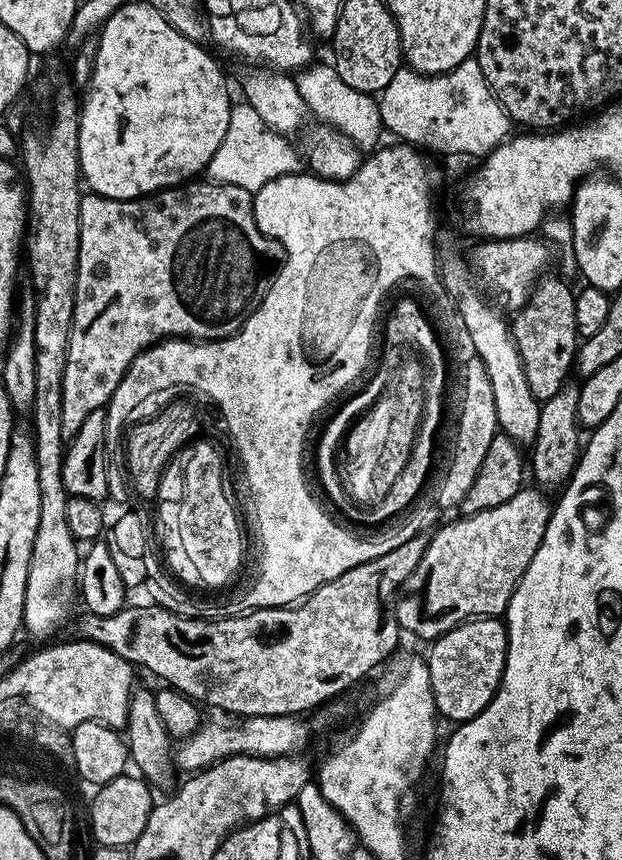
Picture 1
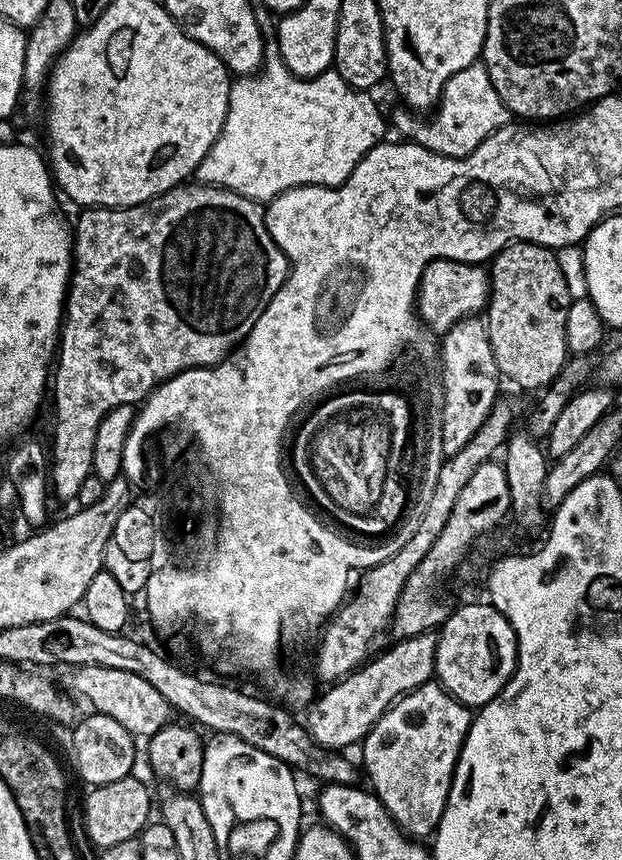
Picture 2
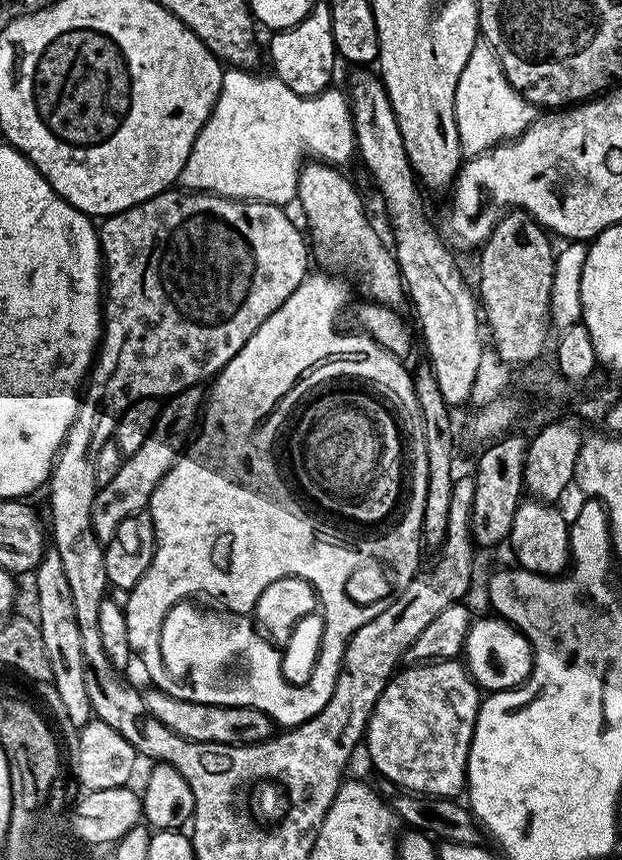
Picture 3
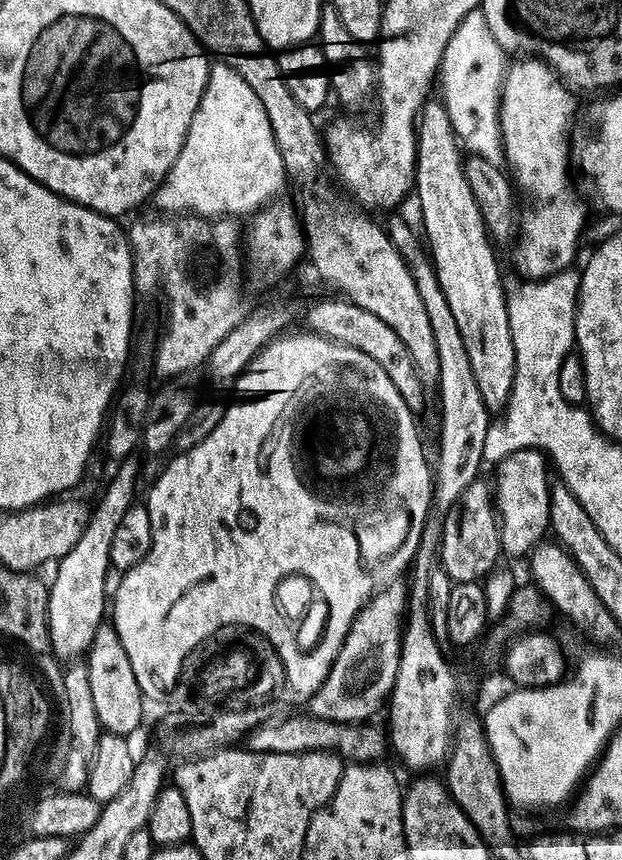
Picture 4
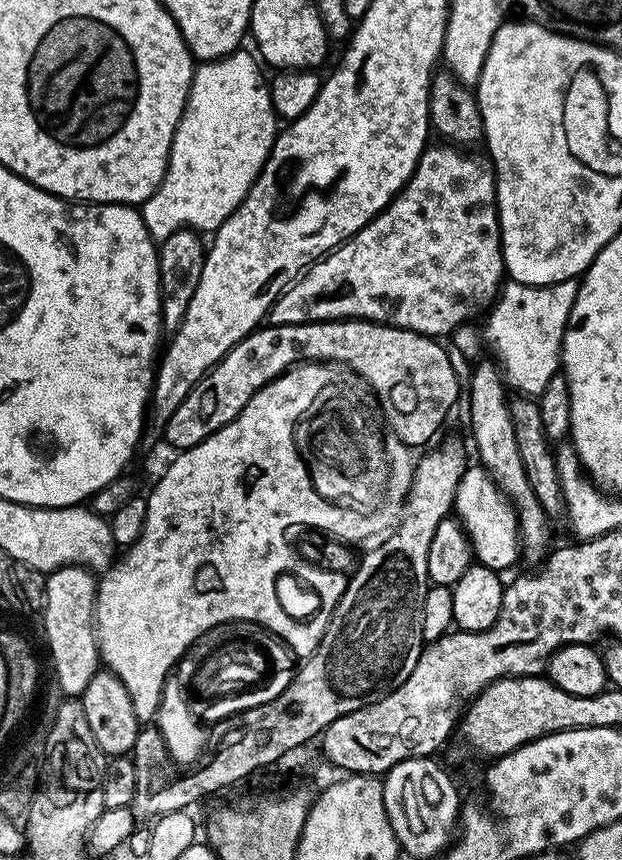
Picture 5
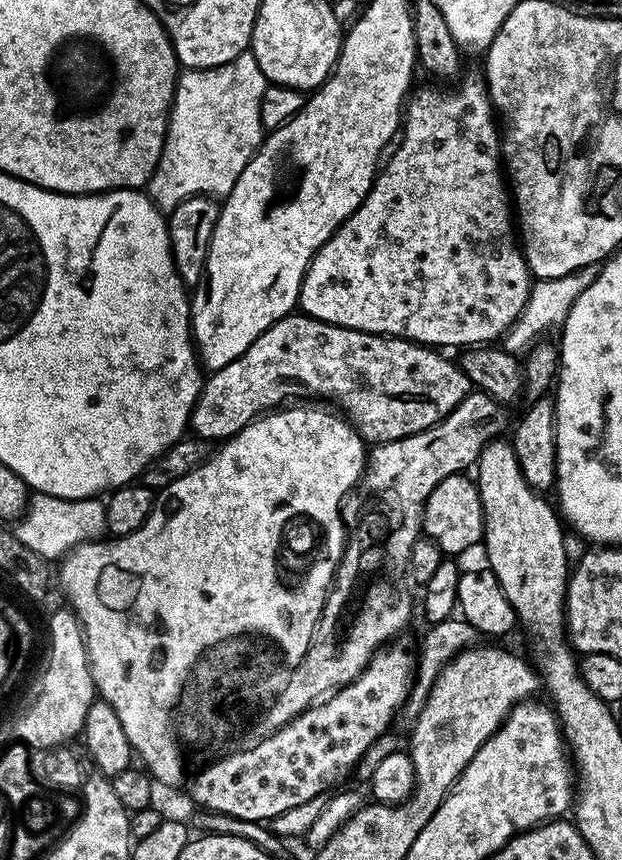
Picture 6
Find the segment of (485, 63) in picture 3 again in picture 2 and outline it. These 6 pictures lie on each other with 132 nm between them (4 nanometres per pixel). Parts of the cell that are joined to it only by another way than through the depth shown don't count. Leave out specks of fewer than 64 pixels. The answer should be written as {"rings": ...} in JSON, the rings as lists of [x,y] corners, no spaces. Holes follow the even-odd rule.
{"rings":[[[480,62],[466,66],[466,70],[458,70],[458,74],[449,78],[440,95],[440,103],[434,109],[436,117],[429,124],[420,124],[419,118],[416,117],[419,115],[413,114],[407,107],[399,107],[393,110],[392,116],[390,112],[391,127],[393,124],[404,135],[401,137],[421,144],[423,148],[429,148],[431,152],[437,152],[443,156],[468,156],[489,134],[509,123],[510,120],[507,106],[502,102],[502,98],[498,98],[498,94],[494,90],[494,82],[490,82],[490,74],[484,69],[483,63]]]}

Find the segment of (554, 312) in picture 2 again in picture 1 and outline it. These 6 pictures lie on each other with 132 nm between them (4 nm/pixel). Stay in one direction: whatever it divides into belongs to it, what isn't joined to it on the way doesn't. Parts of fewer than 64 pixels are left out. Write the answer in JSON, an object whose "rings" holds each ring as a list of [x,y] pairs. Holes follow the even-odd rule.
{"rings":[[[548,274],[537,280],[530,298],[515,313],[510,324],[512,340],[524,367],[526,382],[530,382],[530,394],[534,394],[534,398],[541,402],[554,398],[554,394],[564,388],[569,379],[568,371],[571,373],[576,363],[578,347],[574,322],[576,292],[567,284],[567,279],[556,276]]]}

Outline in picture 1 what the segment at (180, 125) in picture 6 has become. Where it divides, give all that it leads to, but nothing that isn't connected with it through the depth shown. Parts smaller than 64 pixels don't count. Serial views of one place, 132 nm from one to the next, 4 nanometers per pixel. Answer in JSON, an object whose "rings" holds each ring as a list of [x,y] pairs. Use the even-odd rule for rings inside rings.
{"rings":[[[313,63],[295,77],[295,82],[309,113],[317,121],[332,125],[343,136],[349,137],[361,150],[375,149],[381,143],[382,125],[379,103],[369,93],[359,92],[346,86],[346,82],[342,82],[342,78],[336,73],[331,63]],[[240,102],[233,107],[230,114],[230,126],[226,126],[226,138],[222,138],[222,146],[210,158],[206,172],[215,183],[242,186],[242,190],[255,193],[266,182],[274,182],[274,178],[296,174],[301,171],[302,156],[297,145],[287,136],[274,131],[258,113],[246,102]]]}

